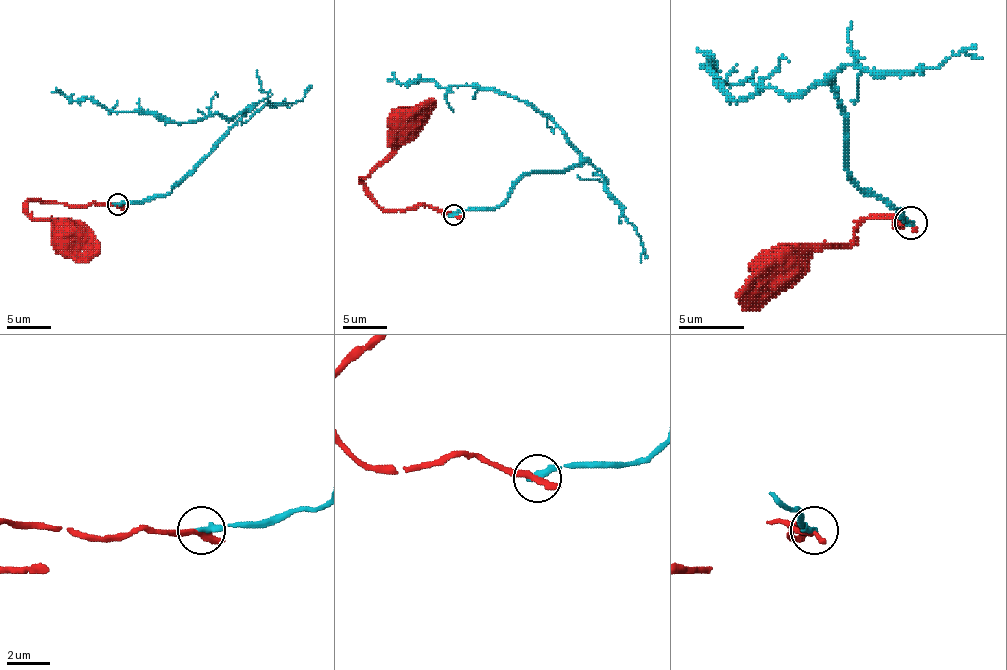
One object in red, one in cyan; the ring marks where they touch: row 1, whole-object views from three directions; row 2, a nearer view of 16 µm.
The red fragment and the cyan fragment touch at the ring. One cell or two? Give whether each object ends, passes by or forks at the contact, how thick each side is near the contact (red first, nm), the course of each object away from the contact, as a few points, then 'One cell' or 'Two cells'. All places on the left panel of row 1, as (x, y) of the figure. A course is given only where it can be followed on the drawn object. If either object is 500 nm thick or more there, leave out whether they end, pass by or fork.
At the ring red ends. At the ring cyan ends. Thickness 340 nm (red) against 300 nm. Course of red: (117, 203), (91, 205), (30, 201), (27, 212), (34, 218), (51, 218), (69, 238). Course of cyan: (117, 203), (167, 194), (243, 111), (176, 122), (106, 109), (91, 98), (69, 101), (56, 87). Two cells

